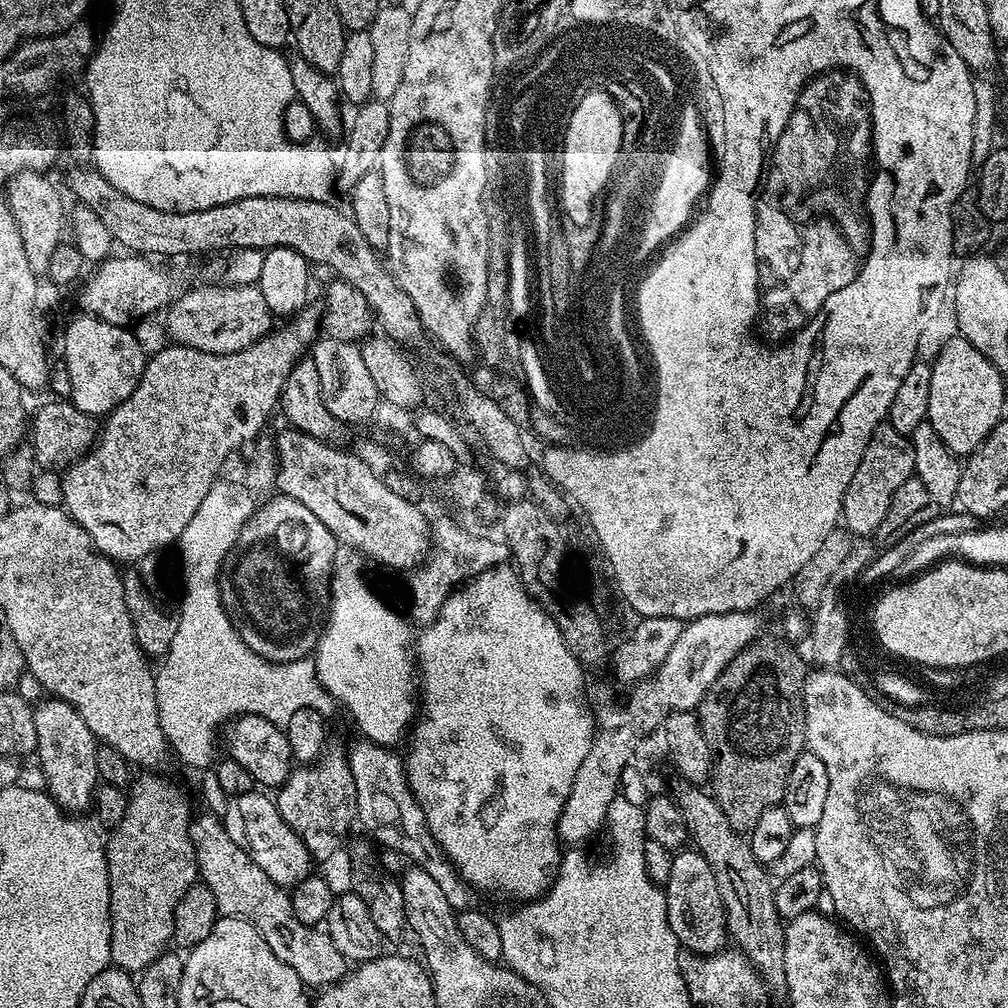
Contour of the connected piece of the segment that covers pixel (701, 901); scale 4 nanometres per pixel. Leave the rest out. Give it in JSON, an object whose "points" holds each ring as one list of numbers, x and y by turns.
{"points":[[684,848,671,857,669,875,665,883,667,921,670,928,687,951,712,956,719,953,727,943,727,924,724,904,718,890,717,880,706,858,695,848]]}

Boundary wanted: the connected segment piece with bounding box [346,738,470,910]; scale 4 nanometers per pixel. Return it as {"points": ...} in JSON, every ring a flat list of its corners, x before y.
{"points":[[360,738,360,741,346,755,350,762,350,770,354,774,354,790,356,791,356,815,359,823,373,828,376,832,384,832,385,844,394,851,404,851,411,863,417,868,424,868,457,910,469,907,469,887,460,879,459,873,452,867,447,856,436,843,428,830,422,806,416,802,408,785,408,777,404,775,404,763,401,757,395,756,391,747,375,744,373,740]]}

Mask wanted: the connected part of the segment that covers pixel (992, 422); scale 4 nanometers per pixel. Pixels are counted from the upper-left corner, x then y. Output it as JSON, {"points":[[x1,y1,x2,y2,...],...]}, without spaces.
{"points":[[959,334,953,337,953,340,948,340,941,346,936,360,931,361,927,421,953,455,967,458,1005,415,1006,382,997,368,969,340]]}

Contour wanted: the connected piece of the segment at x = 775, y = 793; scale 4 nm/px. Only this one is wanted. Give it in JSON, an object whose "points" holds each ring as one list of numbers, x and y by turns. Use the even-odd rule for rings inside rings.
{"points":[[786,642,756,645,756,648,752,648,751,652,746,652,744,656,740,656,740,659,728,663,726,668,722,670,722,674,718,674,716,681,708,687,708,693,699,702,698,715,702,726,702,734,706,734,706,746,710,746,710,754,712,755,712,774,710,777,712,788,710,787,710,795,718,802,722,814,726,814,726,822,730,822,730,826,734,826,734,830,738,833,751,833,754,822,758,822,758,818,762,818,762,813,765,810,777,807,784,799,784,791,788,785,790,770,794,766,794,762,800,757,800,753,805,751,806,748,804,739,804,680,808,677,809,671,809,665,804,663,803,657,798,653,792,655,788,651]]}

